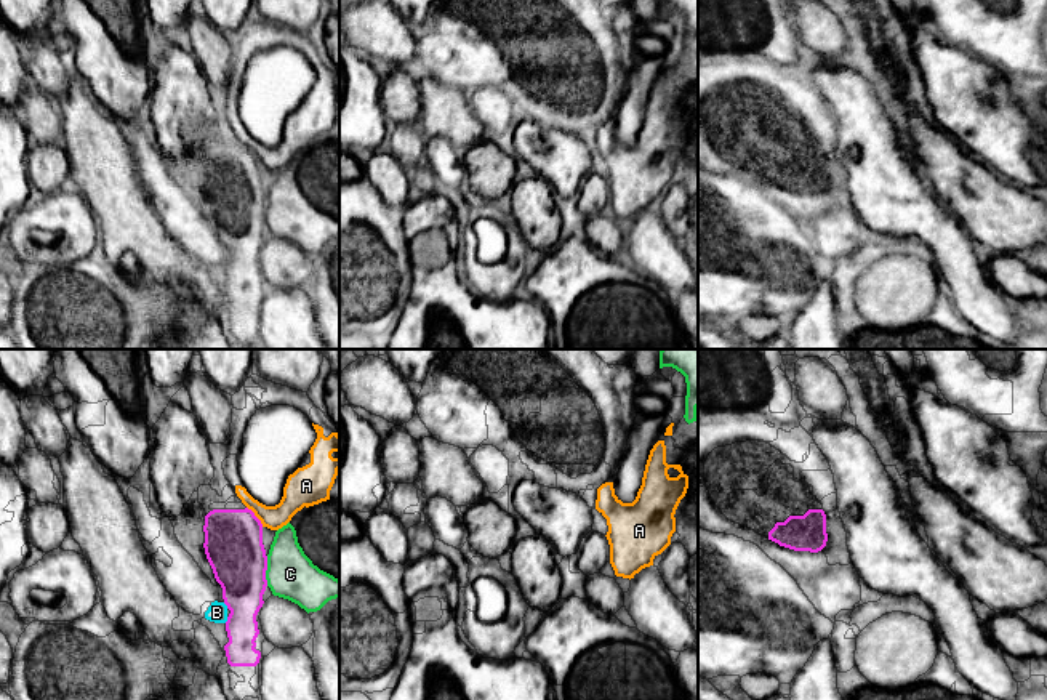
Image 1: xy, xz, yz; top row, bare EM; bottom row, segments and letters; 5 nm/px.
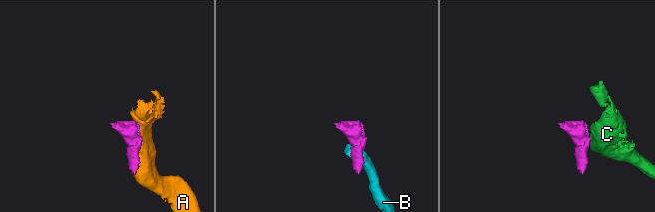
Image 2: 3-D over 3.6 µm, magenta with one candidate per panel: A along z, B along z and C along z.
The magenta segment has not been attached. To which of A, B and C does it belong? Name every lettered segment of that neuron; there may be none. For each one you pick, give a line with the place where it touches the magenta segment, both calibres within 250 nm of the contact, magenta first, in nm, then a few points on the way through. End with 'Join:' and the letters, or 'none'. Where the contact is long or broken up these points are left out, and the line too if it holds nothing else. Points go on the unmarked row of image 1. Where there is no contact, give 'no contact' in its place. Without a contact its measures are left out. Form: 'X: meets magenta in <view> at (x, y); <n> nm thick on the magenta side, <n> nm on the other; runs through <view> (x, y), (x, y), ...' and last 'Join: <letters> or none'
Join: none

